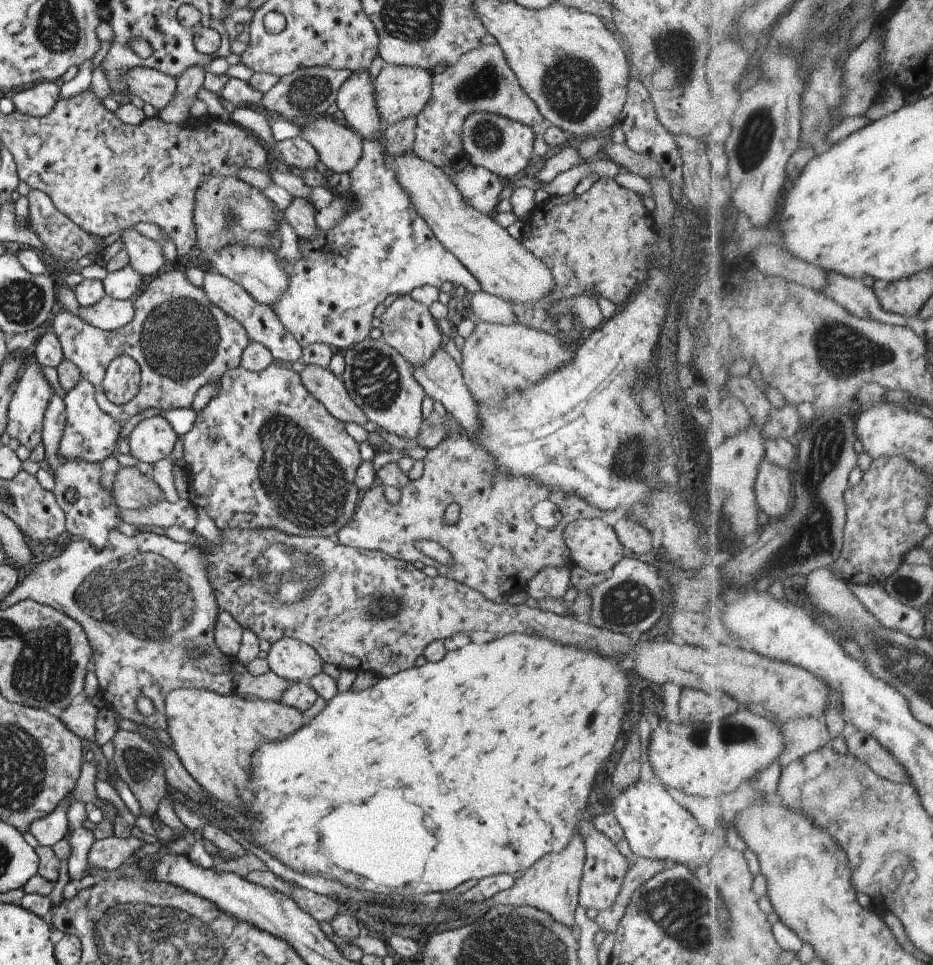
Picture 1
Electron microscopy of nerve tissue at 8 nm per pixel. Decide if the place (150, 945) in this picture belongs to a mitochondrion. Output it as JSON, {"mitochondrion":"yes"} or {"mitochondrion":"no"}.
{"mitochondrion":"yes"}

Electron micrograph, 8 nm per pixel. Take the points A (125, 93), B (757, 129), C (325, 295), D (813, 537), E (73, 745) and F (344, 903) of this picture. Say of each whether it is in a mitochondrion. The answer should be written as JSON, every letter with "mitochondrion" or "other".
{"A":"other","B":"mitochondrion","C":"other","D":"mitochondrion","E":"other","F":"other"}

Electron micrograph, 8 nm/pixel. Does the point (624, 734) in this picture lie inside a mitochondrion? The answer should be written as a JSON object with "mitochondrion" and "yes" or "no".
{"mitochondrion":"no"}

